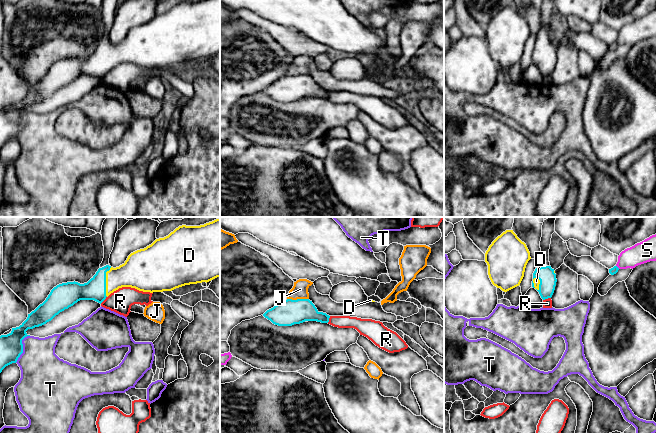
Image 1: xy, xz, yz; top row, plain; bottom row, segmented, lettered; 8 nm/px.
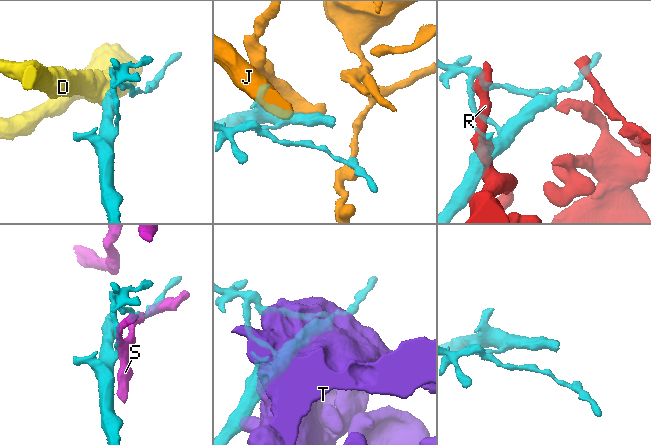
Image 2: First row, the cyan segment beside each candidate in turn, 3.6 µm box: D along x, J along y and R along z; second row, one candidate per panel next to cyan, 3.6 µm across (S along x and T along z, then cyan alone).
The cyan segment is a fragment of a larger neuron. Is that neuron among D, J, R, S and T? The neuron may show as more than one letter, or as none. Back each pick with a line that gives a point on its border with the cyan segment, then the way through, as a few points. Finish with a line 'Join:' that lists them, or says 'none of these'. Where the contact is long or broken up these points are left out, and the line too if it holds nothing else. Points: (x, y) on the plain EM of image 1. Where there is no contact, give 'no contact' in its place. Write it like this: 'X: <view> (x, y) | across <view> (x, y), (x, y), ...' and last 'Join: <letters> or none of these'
D: xy (105, 58) | across xy (95, 65), (105, 58), (134, 49)
Join: D

